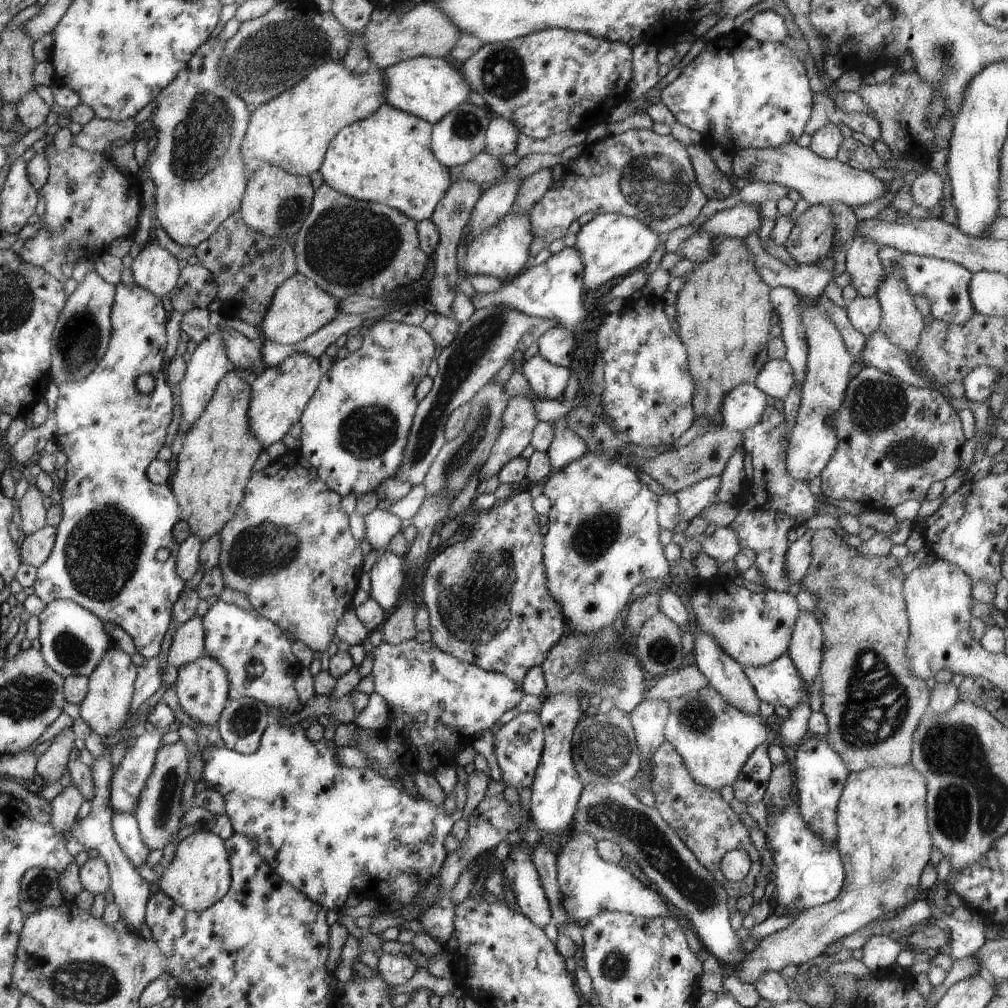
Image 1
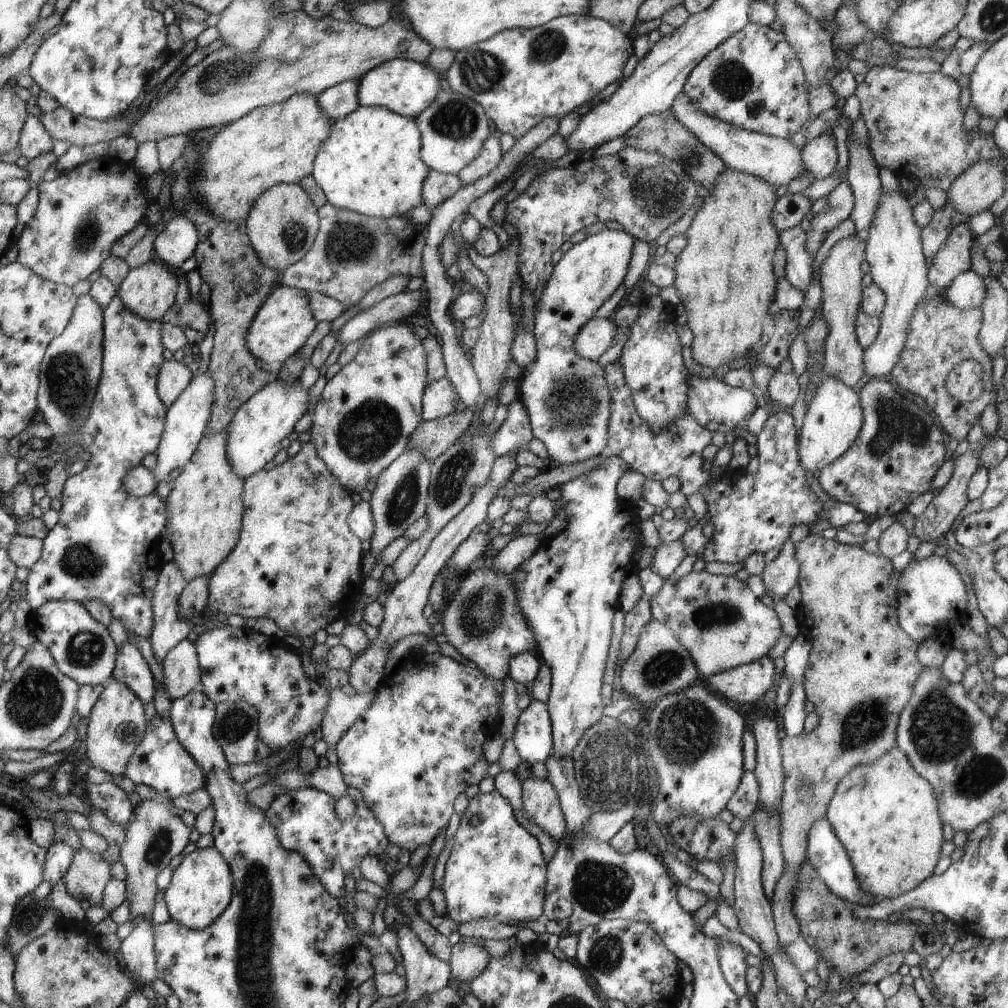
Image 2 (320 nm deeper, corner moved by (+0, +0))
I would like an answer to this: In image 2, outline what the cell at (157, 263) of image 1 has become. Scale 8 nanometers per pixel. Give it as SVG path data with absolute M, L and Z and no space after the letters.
M148 260L144 266L128 272L124 281L118 286L117 294L123 298L124 305L138 316L145 320L164 321L170 308L174 305L176 288L178 288L178 280L172 274L172 270L168 270L160 262Z

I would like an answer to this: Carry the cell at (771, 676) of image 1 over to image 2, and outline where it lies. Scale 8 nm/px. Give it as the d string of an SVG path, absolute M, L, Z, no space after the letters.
M764 656L750 664L710 676L704 683L724 699L756 706L776 684L775 674L774 660Z

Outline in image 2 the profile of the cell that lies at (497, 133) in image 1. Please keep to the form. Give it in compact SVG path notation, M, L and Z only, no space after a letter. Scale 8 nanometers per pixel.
M493 131L482 144L480 155L476 156L473 162L470 162L468 166L458 172L457 176L460 178L462 186L468 186L478 178L488 176L498 166L498 162L502 159L502 154L498 134Z

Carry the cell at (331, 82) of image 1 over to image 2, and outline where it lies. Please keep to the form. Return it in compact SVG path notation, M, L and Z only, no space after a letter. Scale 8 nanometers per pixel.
M308 92L293 95L291 99L284 100L284 103L256 108L243 119L228 124L208 142L202 166L198 168L200 176L194 186L202 196L203 209L210 210L220 220L246 220L256 200L271 187L283 183L299 184L303 178L312 175L315 157L319 155L324 140L328 140L332 134L334 124L335 121L319 104L319 98Z

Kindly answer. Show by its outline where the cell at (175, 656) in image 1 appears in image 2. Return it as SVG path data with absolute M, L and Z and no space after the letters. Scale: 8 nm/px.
M193 637L178 642L161 664L164 670L163 687L170 701L186 696L201 685L202 672Z

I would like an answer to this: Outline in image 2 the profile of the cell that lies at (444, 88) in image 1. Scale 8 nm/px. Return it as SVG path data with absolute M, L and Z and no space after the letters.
M394 59L371 71L359 79L357 100L359 106L385 107L404 117L418 117L436 102L440 94L440 78L431 66L409 59Z

